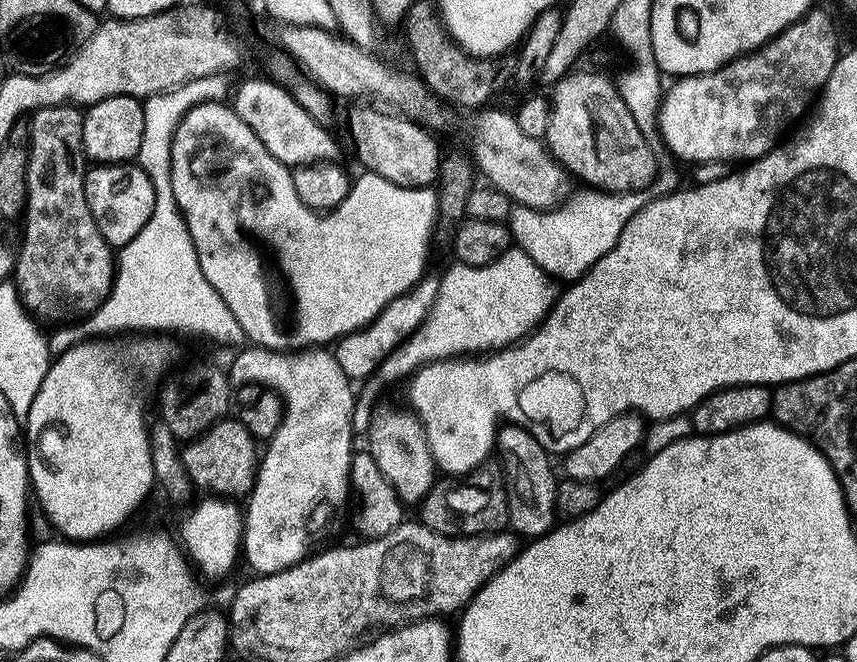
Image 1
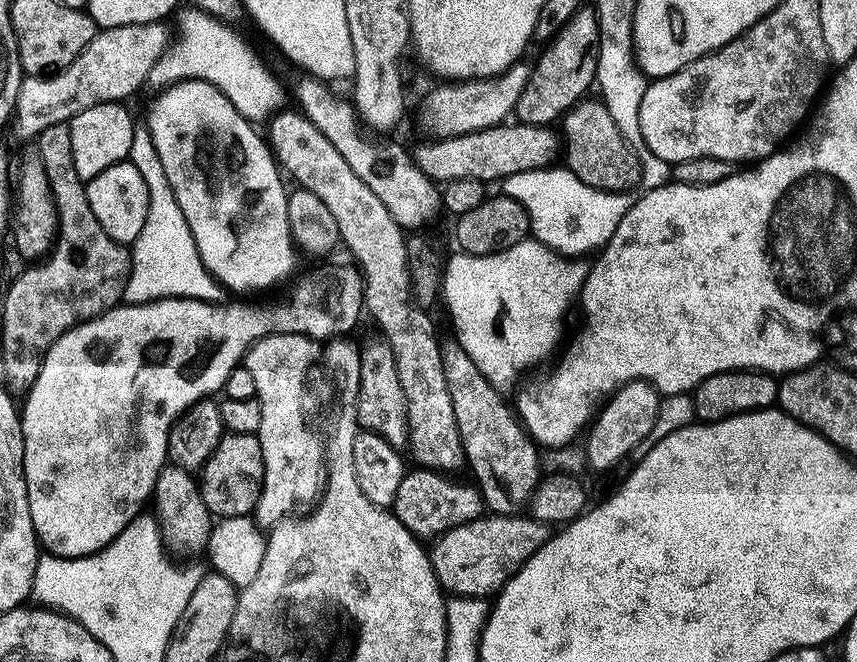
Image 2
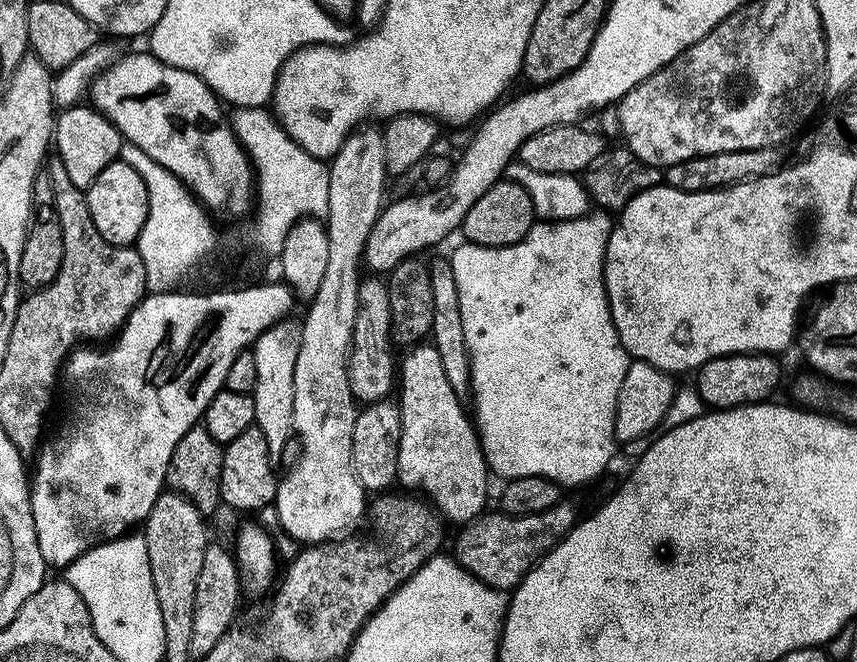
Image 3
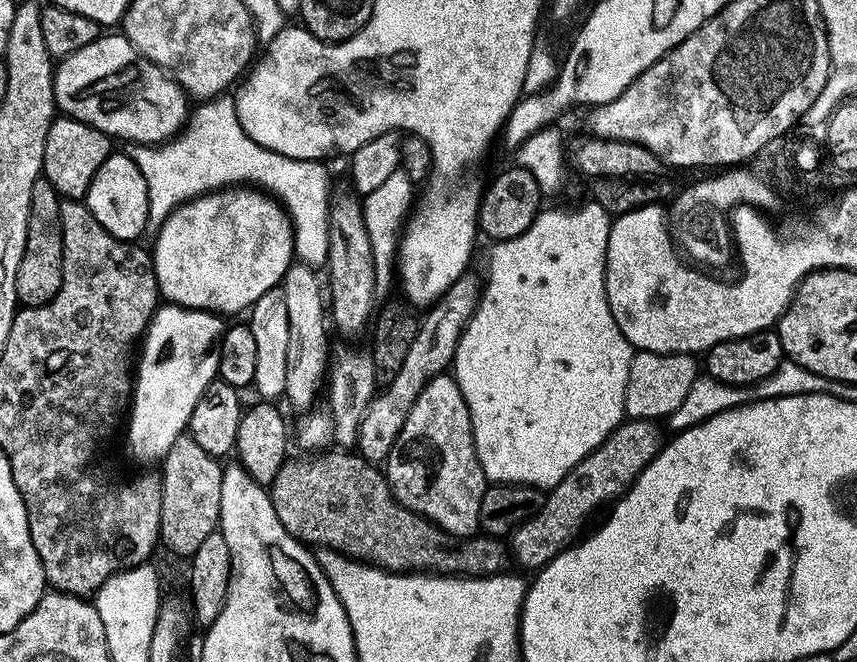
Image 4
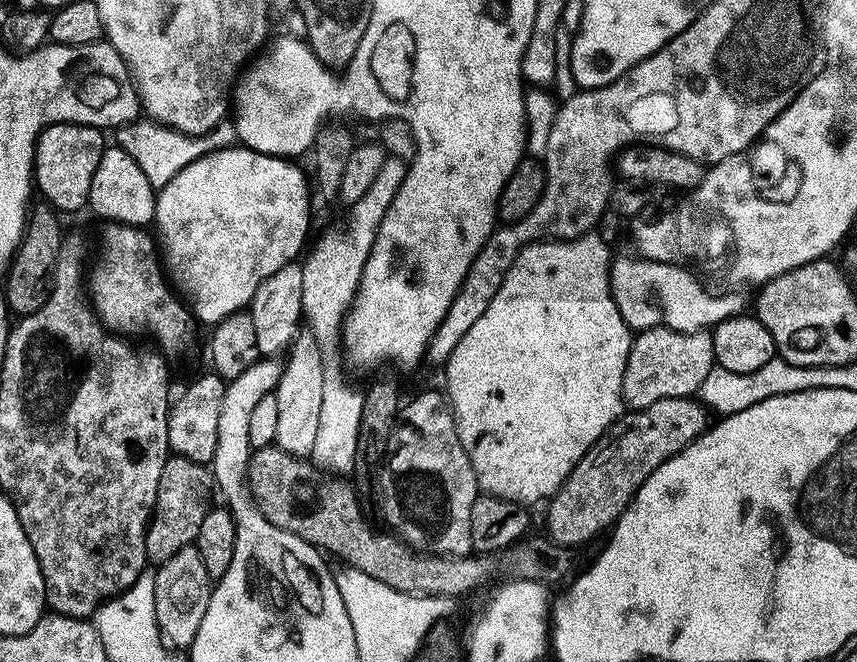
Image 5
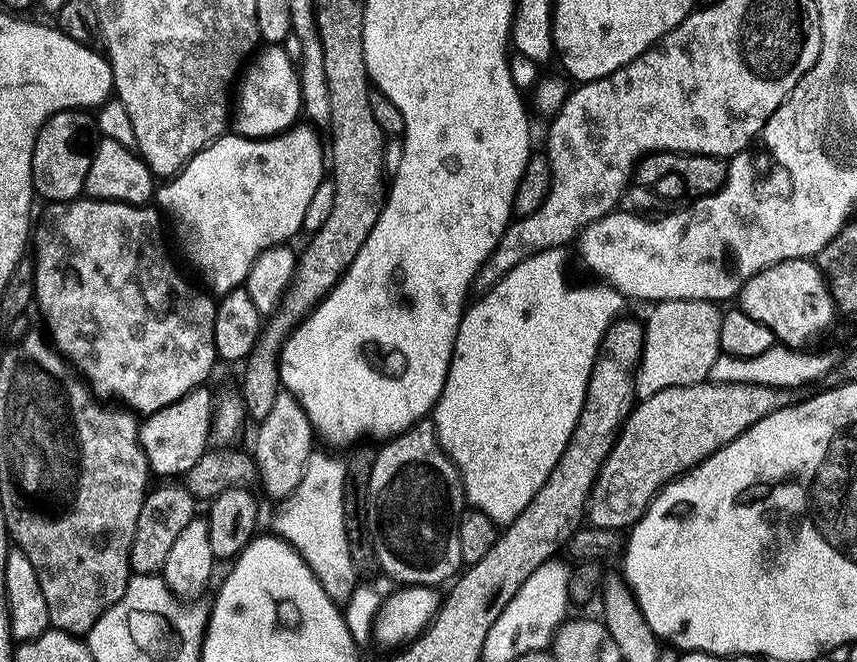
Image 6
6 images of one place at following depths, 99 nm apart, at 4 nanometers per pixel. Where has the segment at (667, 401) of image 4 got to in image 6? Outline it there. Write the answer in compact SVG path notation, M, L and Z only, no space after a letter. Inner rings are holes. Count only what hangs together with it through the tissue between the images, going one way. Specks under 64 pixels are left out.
M666 301L657 303L651 310L652 317L646 320L644 333L644 357L636 374L637 397L649 400L667 388L703 385L722 354L721 309L710 301Z

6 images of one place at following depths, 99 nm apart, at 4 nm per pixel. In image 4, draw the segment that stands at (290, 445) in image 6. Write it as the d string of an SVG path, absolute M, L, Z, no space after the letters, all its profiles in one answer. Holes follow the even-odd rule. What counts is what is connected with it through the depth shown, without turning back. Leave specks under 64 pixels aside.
M297 263L294 267L288 271L288 276L283 282L282 290L286 294L286 307L290 314L290 362L288 363L288 373L286 374L286 400L289 400L290 403L293 404L294 407L300 411L300 414L307 413L309 410L315 409L317 407L316 399L321 399L322 396L322 389L325 387L326 384L326 377L329 375L330 372L330 360L328 364L328 324L330 328L330 320L329 317L326 315L326 292L320 289L320 280L315 271L313 269L308 268L306 265L302 263Z

